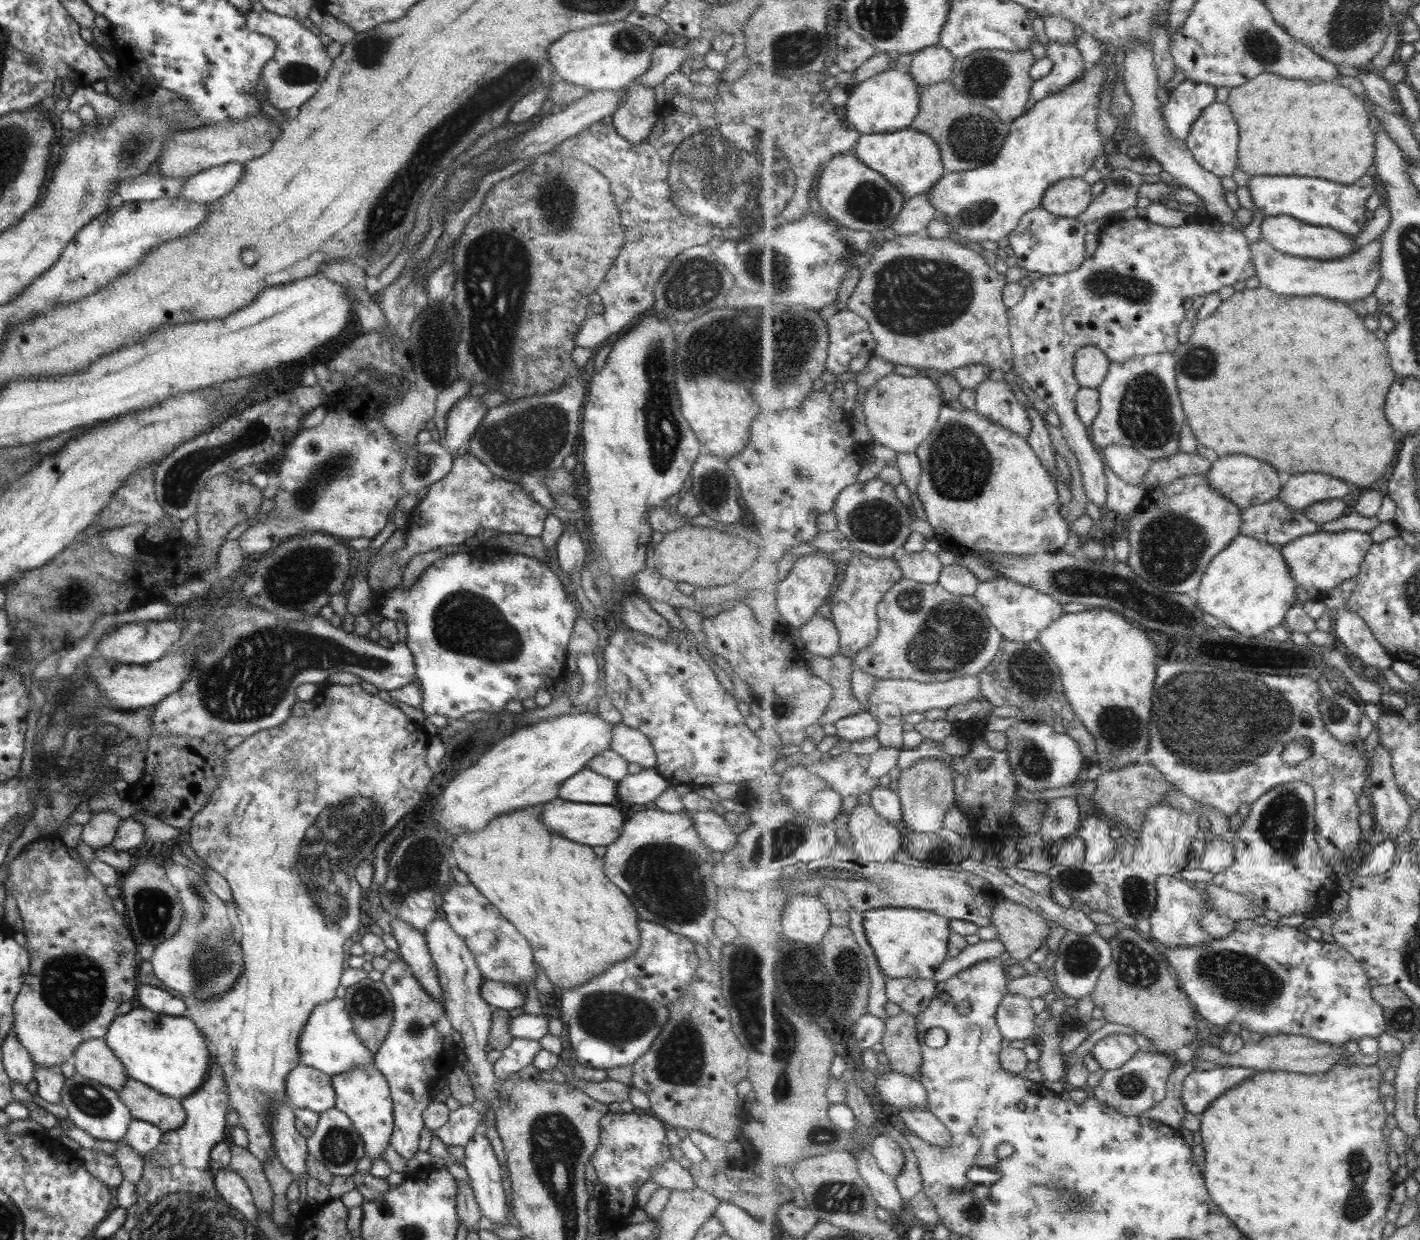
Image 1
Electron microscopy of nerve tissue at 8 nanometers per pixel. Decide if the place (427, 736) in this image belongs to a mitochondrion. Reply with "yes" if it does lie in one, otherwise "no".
no

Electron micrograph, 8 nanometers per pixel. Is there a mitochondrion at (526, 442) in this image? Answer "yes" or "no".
yes

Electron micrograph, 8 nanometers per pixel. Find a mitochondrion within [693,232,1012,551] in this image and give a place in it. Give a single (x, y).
(910, 296)

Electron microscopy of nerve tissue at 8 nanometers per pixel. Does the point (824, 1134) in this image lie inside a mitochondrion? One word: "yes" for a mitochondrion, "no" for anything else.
yes

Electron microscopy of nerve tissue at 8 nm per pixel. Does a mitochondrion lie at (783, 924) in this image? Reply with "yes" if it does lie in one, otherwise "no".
no

